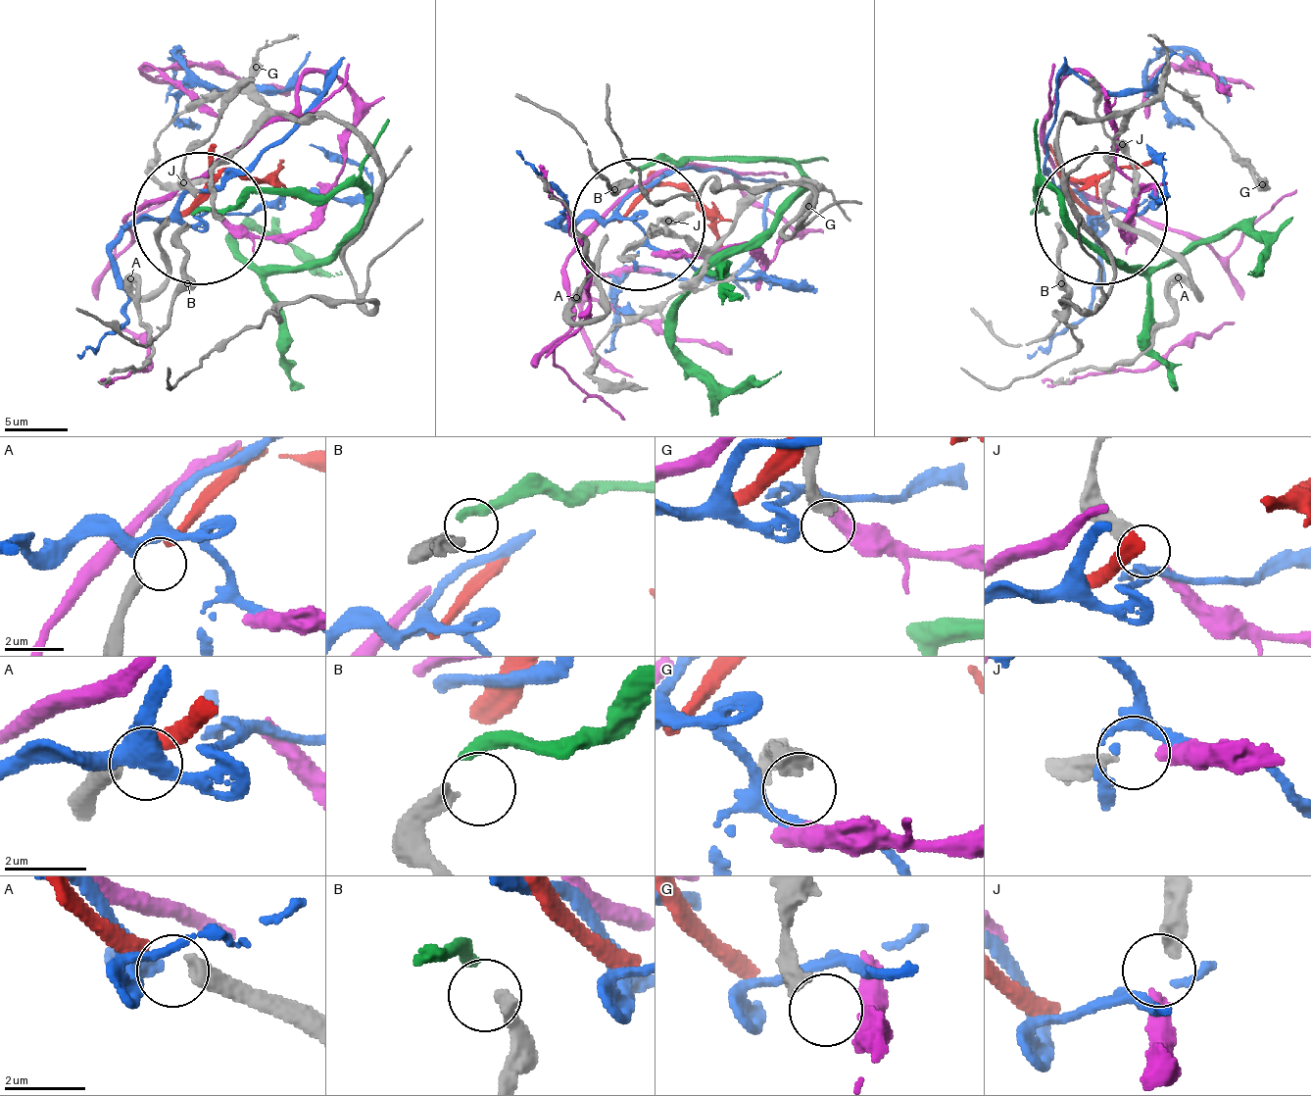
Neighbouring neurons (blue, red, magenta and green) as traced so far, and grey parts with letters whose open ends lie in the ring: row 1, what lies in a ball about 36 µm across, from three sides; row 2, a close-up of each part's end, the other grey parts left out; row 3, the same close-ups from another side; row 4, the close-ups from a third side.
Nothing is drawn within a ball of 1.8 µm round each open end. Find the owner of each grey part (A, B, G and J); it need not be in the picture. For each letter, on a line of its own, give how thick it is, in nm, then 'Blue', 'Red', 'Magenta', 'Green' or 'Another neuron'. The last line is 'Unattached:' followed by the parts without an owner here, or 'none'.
A: Thickness 420 nm. Red
B: Thickness 400 nm. Green
G: Thickness 400 nm. Another neuron
J: Thickness 380 nm. Magenta
Unattached: G

